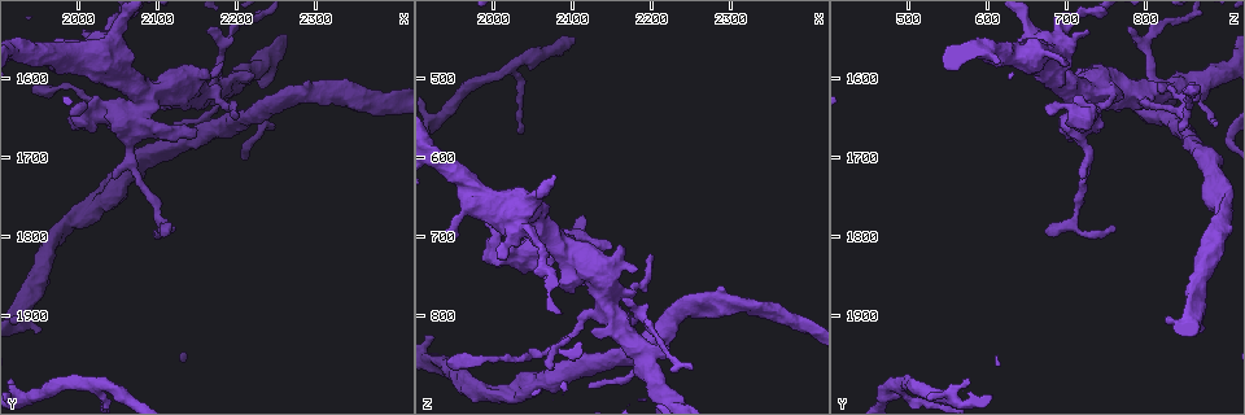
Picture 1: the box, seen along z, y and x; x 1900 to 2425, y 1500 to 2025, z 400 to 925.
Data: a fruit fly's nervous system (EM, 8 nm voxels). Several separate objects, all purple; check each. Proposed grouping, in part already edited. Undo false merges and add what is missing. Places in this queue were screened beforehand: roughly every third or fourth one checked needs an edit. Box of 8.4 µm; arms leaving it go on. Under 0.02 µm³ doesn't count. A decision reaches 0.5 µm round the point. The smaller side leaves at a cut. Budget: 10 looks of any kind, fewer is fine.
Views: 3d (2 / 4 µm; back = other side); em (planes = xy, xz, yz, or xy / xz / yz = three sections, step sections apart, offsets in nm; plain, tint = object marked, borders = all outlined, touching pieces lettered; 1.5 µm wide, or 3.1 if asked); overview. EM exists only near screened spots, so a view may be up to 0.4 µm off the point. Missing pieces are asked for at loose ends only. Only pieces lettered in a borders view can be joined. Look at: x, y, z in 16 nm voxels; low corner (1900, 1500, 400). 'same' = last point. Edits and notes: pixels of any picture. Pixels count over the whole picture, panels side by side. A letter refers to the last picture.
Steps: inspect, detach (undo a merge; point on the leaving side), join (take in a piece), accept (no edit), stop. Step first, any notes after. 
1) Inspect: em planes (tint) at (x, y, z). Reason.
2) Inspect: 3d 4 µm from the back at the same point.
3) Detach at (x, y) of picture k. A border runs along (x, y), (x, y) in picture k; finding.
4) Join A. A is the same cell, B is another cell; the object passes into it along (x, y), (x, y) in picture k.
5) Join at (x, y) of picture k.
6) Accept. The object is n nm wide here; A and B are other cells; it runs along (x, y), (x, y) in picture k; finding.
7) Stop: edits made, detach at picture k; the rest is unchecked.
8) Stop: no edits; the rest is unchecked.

Inspect: em planes (borders) at (2060, 1695, 730). Thick turns thin.

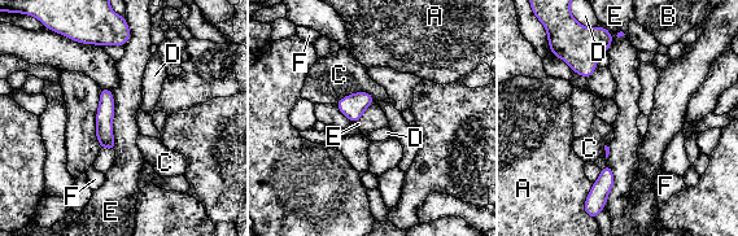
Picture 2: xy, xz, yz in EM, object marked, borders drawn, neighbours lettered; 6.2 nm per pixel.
Accept. A, B, C, D, E and F are other cells; it runs along (103, 91), (105, 139), (112, 145) in picture 2; one neuron here.

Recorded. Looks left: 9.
Inspect: em xz step 8 (tint) at (1955, 1915, 870). Stops while still wide.

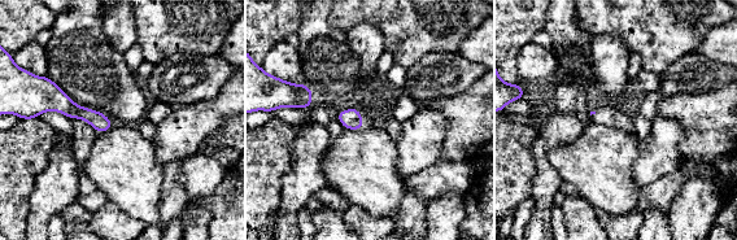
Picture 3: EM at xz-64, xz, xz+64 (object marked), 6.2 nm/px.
Inspect: em planes (borders) at the same point.

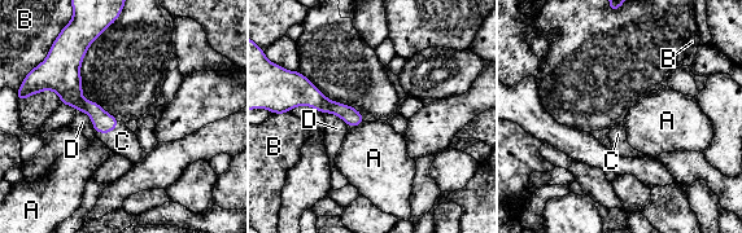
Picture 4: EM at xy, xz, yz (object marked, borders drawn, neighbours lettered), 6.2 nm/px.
Join C. The longest contact is with D, 190 nm; C is the same cell, A, B and D are other cells; the object passes into it along (103, 122), (108, 132), (122, 141) in picture 4; it goes on there.

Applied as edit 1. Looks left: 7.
Inspect: overview. Redraw.

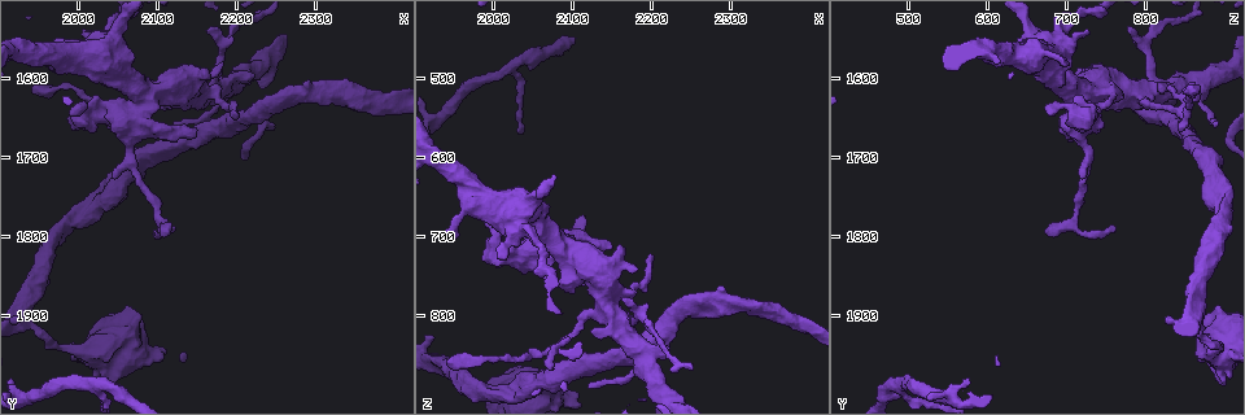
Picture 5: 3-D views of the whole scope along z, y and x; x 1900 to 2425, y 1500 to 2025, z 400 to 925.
Inspect: em xz step 4 (tint) at (2025, 1990, 485). Three arms meet.

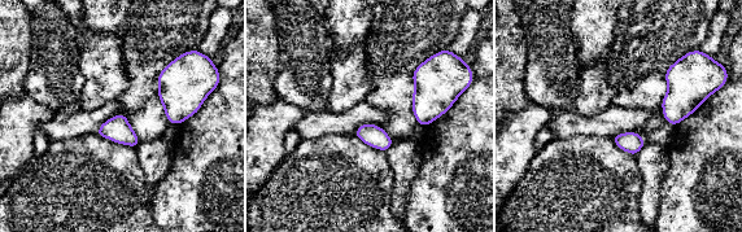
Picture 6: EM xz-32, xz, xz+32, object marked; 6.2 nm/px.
Inspect: em xz step 4 (borders) at the same point. See the neighbours.

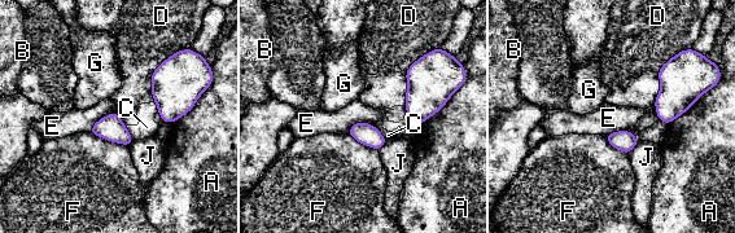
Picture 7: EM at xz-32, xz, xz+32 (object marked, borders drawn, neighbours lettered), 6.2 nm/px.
Accept. The object is 60 nm wide here; A, B, C, D, E, F, G and J are other cells; a border runs along (126, 128), (134, 140) in picture 7; one neuron here.

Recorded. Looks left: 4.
Inspect: em planes (tint) at (1940, 1610, 855). Branch stops here.

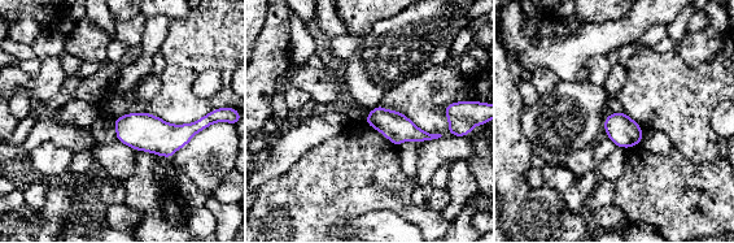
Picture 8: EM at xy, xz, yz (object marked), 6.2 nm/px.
Inspect: em planes (borders) at the same point.

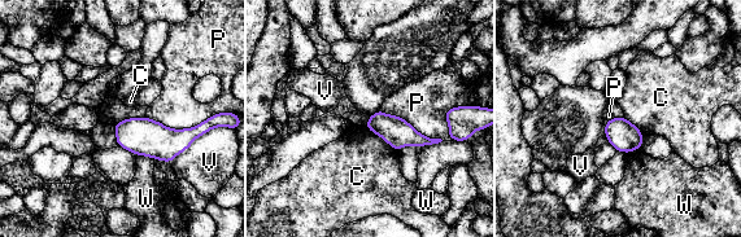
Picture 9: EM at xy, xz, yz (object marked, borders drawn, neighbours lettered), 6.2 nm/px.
Accept. The longest contact is with P, 440 nm; C, P, V and W are other cells; a border runs along (365, 126), (397, 152) in picture 9; none of them fits.

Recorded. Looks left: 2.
Stop: edits made, join at picture 4; the rest is unchecked.

